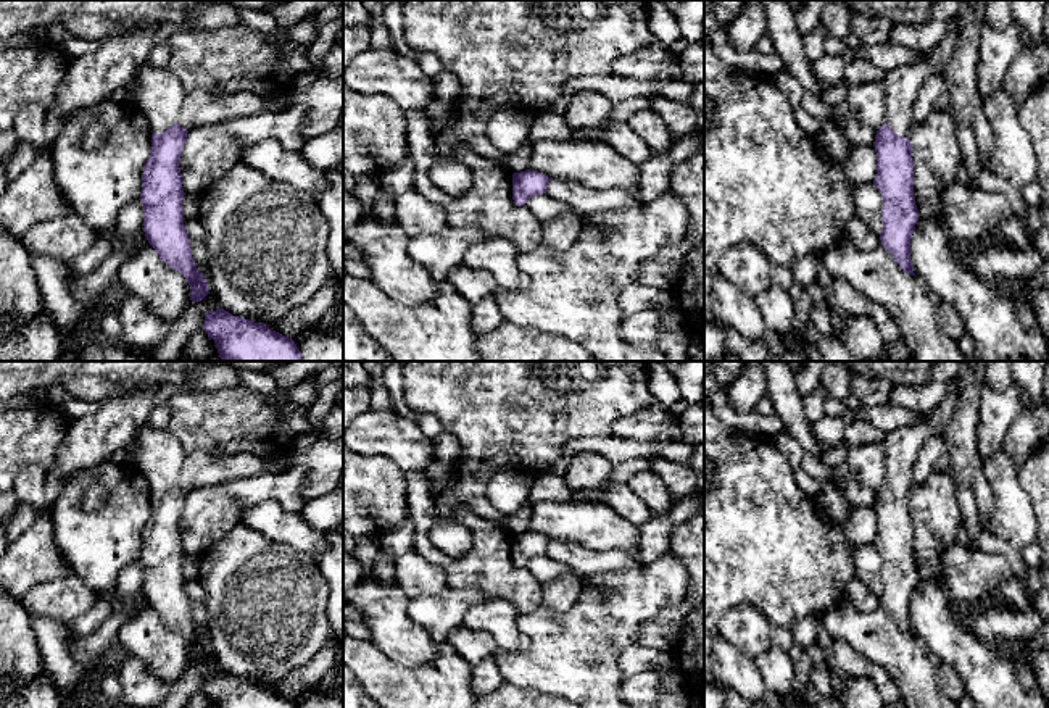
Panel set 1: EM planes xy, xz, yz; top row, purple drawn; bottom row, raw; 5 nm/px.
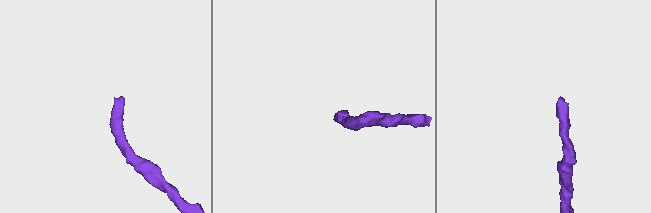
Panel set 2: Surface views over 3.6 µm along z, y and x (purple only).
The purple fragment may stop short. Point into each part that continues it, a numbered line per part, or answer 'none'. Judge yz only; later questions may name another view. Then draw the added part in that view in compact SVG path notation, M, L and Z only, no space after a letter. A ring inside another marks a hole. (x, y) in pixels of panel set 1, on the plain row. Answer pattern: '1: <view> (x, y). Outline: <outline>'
1: yz (903, 445). Outline: M957 379L951 382L946 397L938 406L920 413L914 424L901 426L883 437L886 450L886 485L898 495L910 502L914 487L914 464L922 447L930 437L944 435L959 403Z

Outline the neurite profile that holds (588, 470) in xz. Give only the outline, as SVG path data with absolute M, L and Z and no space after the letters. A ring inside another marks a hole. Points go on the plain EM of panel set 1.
M582 452L572 458L572 464L564 476L566 485L574 492L583 492L587 489L596 489L604 484L616 463L596 452Z

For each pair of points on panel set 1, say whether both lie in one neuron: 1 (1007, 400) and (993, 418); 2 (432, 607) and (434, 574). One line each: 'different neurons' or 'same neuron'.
1: same neuron
2: different neurons

